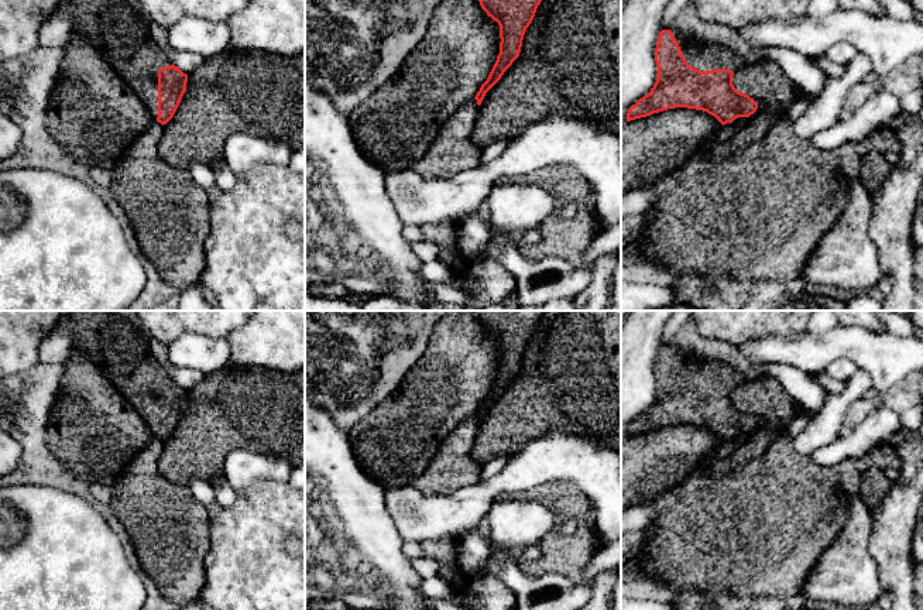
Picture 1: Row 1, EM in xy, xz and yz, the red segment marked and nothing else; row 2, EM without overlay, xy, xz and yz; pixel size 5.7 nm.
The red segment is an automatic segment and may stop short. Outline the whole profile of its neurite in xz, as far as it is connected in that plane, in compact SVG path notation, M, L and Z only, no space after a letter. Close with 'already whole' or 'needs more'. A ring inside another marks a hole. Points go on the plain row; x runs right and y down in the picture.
M483 311L481 325L500 342L500 370L487 394L476 411L480 422L485 409L501 395L504 388L519 373L526 345L532 339L536 325L546 311Z | already whole

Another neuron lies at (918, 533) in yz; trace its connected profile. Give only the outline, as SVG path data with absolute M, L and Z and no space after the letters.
M923 500L912 538L912 559L915 565L923 563Z

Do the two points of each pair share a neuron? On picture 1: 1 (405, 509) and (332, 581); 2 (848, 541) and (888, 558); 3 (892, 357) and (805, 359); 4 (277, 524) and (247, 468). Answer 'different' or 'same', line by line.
1: different
2: different
3: same
4: different

